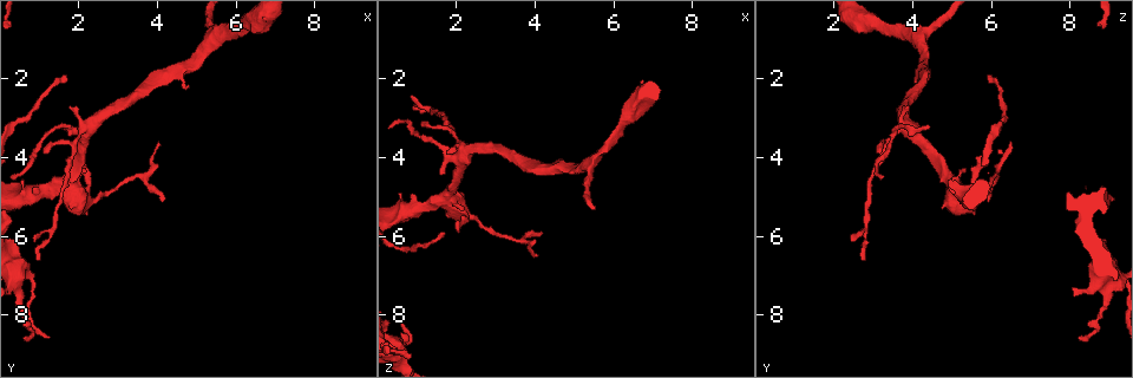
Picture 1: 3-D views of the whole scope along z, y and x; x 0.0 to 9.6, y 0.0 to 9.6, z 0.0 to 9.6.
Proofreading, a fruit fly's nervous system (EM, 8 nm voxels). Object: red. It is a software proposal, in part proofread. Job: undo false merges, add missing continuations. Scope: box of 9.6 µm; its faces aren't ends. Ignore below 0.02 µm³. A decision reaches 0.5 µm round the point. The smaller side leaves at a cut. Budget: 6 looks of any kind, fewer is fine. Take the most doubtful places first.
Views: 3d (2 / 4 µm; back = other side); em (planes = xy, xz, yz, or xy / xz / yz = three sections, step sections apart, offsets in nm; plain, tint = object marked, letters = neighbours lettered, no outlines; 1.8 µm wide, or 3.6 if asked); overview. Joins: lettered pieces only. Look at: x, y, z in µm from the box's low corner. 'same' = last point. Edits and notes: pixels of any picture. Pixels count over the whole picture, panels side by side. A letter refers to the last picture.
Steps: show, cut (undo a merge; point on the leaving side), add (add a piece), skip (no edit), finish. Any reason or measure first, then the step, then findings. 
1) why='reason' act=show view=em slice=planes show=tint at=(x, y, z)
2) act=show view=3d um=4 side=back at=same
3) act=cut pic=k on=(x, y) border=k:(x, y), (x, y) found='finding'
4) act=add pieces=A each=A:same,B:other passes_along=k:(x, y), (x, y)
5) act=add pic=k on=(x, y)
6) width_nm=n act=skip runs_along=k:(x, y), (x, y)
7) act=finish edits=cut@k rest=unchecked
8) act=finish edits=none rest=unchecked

why='a narrow waist' act=show view=em um=3.6 slice=planes show=tint at=(1.75, 4.65, 5.10)

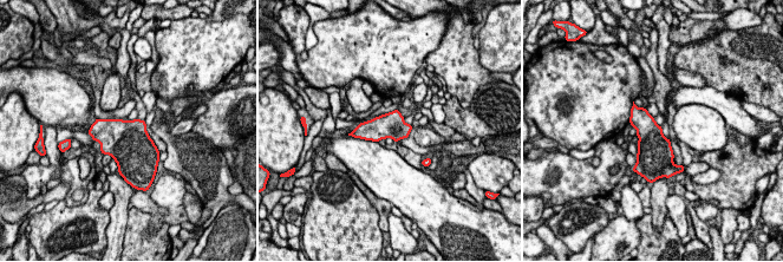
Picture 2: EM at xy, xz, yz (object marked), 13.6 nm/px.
act=show view=em um=3.6 slice=planes show=letters at=same

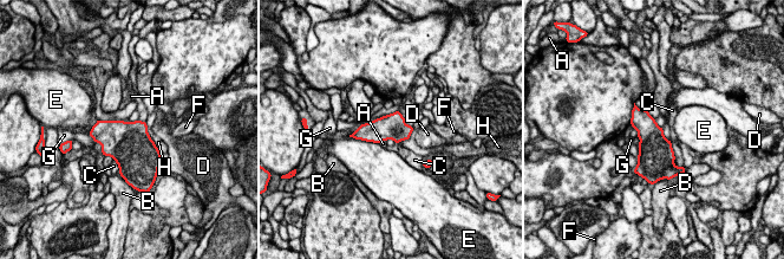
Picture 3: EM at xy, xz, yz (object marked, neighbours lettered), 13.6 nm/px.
width_nm=340 act=skip each=A:other,B:other,C:other,D:other,E:other,F:other,G:other,H:other border=3:(413, 128), (407, 138), (397, 143) found='all the same neuron'

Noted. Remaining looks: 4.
why='branch stops here' act=show view=em slice=xz step=16 show=letters at=(4.10, 5.10, 5.95)

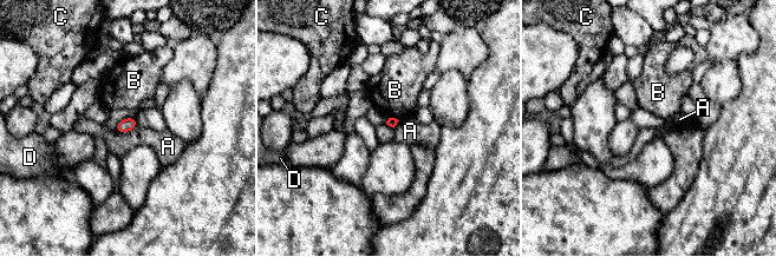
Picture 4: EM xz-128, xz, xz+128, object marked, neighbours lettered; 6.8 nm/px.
act=skip each=A:other,B:other,C:other,D:other found='none of them fits'

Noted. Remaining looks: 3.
why='free end' act=show view=3d um=2 at=(0.60, 8.60, 8.20)

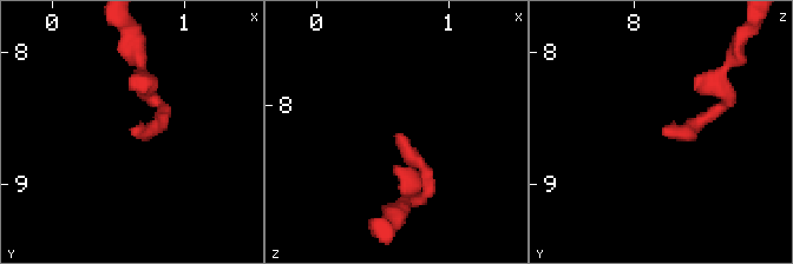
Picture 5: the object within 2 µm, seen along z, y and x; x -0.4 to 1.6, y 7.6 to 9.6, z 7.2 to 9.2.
why='now the EM' act=show view=em slice=planes show=letters at=(0.60, 8.56, 8.24)

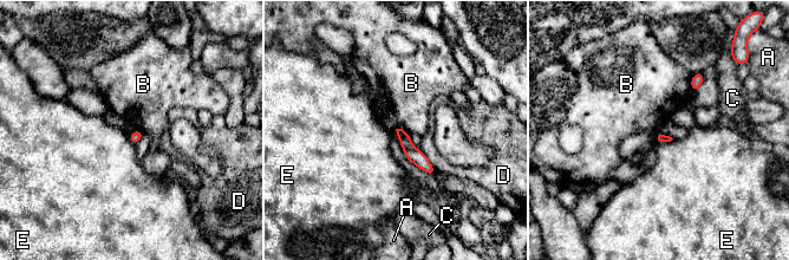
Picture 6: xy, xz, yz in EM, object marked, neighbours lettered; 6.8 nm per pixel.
longest_contact=E:130nm act=skip each=A:other,B:other,C:other,D:other,E:other found='no lettered piece goes on from it'

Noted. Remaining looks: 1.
act=finish edits=none rest=unchecked

